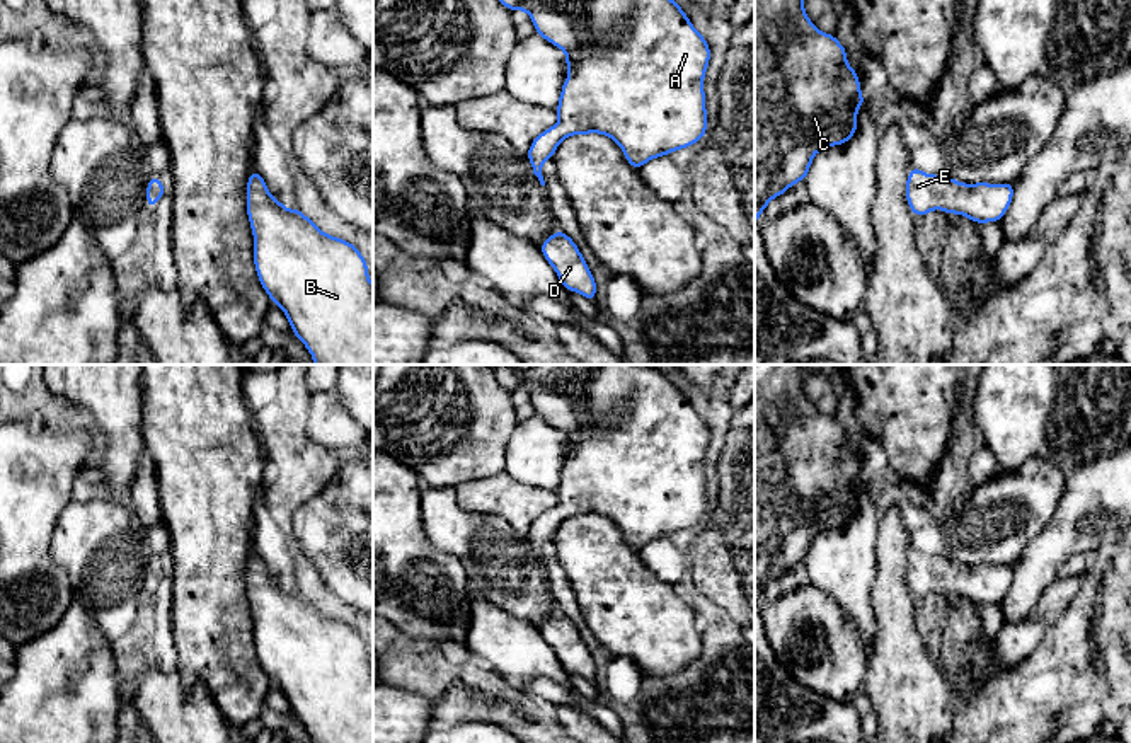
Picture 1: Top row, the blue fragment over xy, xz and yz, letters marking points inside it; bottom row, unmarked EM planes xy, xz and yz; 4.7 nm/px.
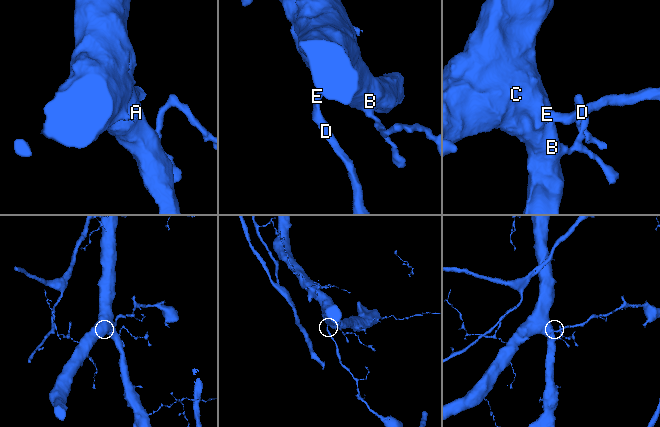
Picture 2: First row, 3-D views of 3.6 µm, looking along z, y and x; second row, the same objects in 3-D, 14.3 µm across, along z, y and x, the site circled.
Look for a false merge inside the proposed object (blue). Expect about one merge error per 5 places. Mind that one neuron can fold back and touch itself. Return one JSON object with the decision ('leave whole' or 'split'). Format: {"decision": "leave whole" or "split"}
{"decision": "leave whole"}

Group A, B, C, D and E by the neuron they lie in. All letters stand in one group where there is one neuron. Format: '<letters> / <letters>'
A B C D E

